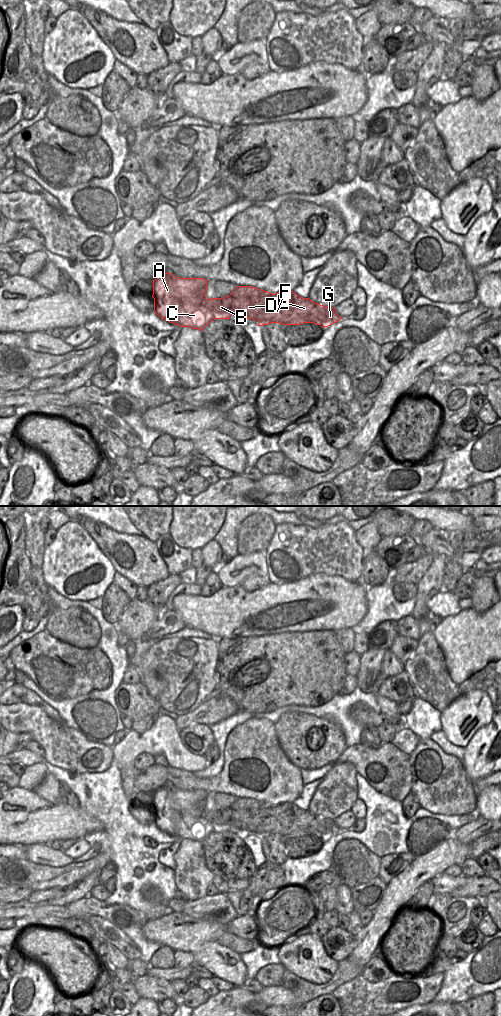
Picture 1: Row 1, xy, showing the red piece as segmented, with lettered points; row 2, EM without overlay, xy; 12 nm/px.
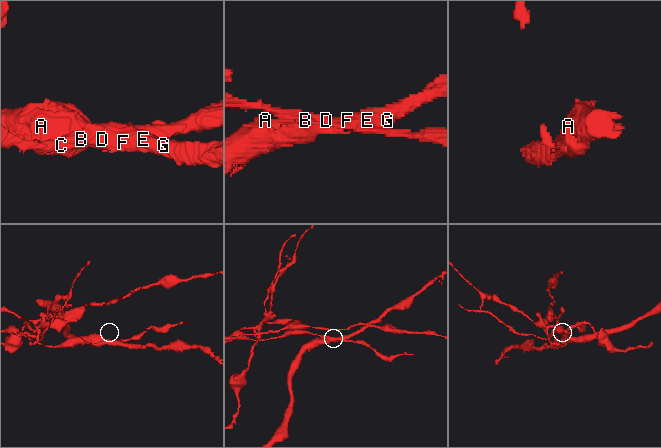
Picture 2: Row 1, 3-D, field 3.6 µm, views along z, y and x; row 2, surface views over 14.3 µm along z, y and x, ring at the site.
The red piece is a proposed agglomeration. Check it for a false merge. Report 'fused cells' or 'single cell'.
fused cells

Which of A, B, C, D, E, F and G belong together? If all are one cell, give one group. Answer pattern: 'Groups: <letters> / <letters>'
Groups: A B D E F G / C.

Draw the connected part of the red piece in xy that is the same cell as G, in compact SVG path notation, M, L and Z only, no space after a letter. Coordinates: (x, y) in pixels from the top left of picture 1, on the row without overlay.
M164 785L160 787L157 791L153 792L152 809L154 810L155 825L160 830L175 837L179 837L179 823L181 823L183 820L185 821L185 823L189 823L195 820L196 818L206 818L211 823L214 823L216 825L231 825L232 827L236 827L241 830L253 831L259 835L258 838L264 838L270 835L280 835L289 838L301 837L303 835L314 835L324 840L343 831L337 826L334 819L320 817L318 815L313 814L309 810L302 810L298 806L290 802L280 803L278 805L266 807L264 809L259 810L233 810L230 807L227 807L223 810L207 811L206 804L208 794L209 793L204 790L180 790L174 788L172 785Z

